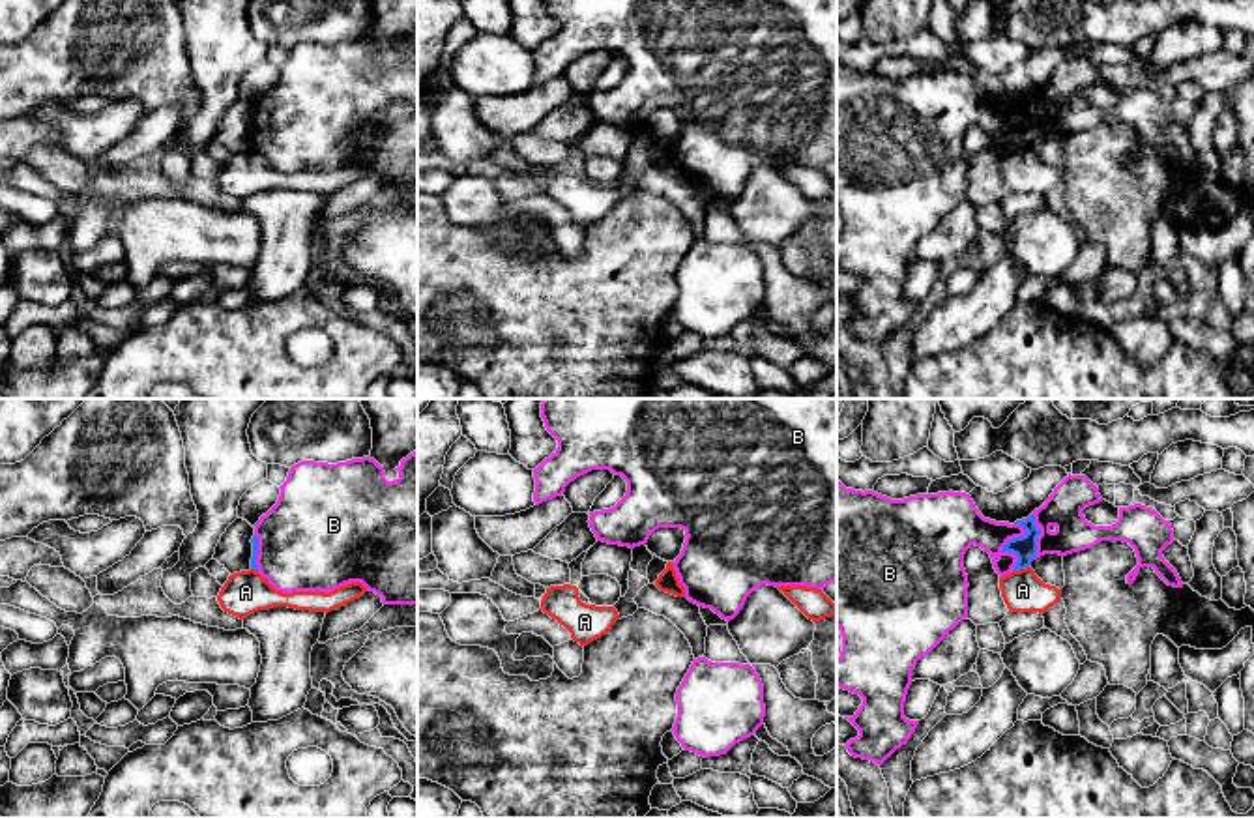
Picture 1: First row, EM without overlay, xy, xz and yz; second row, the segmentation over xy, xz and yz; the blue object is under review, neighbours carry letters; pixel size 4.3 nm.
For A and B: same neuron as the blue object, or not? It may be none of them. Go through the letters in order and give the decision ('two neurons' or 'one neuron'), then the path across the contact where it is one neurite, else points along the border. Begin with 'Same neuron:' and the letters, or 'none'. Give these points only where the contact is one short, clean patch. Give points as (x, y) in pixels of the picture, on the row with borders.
Same neuron: B
A: two neurons; border along yz (1028, 566), (1013, 571)
B: one neuron; runs through yz (1024, 547), (1006, 545), (989, 534), (951, 525)

